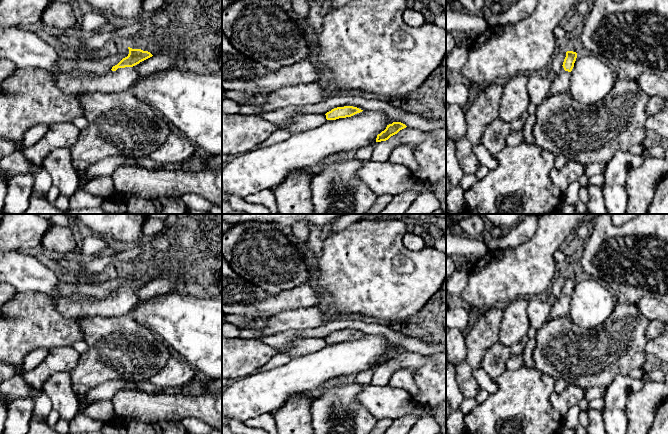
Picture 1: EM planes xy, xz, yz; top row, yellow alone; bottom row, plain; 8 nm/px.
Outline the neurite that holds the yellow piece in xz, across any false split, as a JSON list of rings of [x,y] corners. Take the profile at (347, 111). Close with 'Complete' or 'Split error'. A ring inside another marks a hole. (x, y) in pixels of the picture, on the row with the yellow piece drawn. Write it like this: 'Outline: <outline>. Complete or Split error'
Outline: [[[344,106],[344,107],[337,107],[332,109],[331,111],[327,112],[326,119],[327,120],[336,120],[339,118],[346,118],[351,117],[357,113],[362,112],[363,110],[353,107],[353,106]]]. Complete

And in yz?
Outline: [[[567,51],[561,71],[552,80],[547,98],[558,93],[568,92],[570,87],[570,75],[577,58],[577,53]]]. Split error

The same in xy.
Outline: [[[130,47],[128,49],[128,56],[113,66],[111,71],[105,75],[96,75],[89,79],[76,79],[67,76],[65,73],[54,74],[55,84],[66,94],[71,94],[74,91],[118,93],[129,90],[136,77],[134,66],[153,55],[141,49]]]. Split error

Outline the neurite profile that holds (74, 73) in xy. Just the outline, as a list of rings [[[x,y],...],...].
[[[72,69],[71,71],[65,73],[67,76],[76,79],[89,79],[96,76],[93,72],[83,72],[79,69]]]

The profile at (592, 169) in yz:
[[[589,164],[585,166],[584,175],[591,177],[593,175],[603,175],[605,171],[605,164]]]

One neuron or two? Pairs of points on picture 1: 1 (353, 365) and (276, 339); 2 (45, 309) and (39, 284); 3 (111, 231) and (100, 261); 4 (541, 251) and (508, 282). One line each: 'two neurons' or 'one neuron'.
1: two neurons
2: two neurons
3: two neurons
4: one neuron

